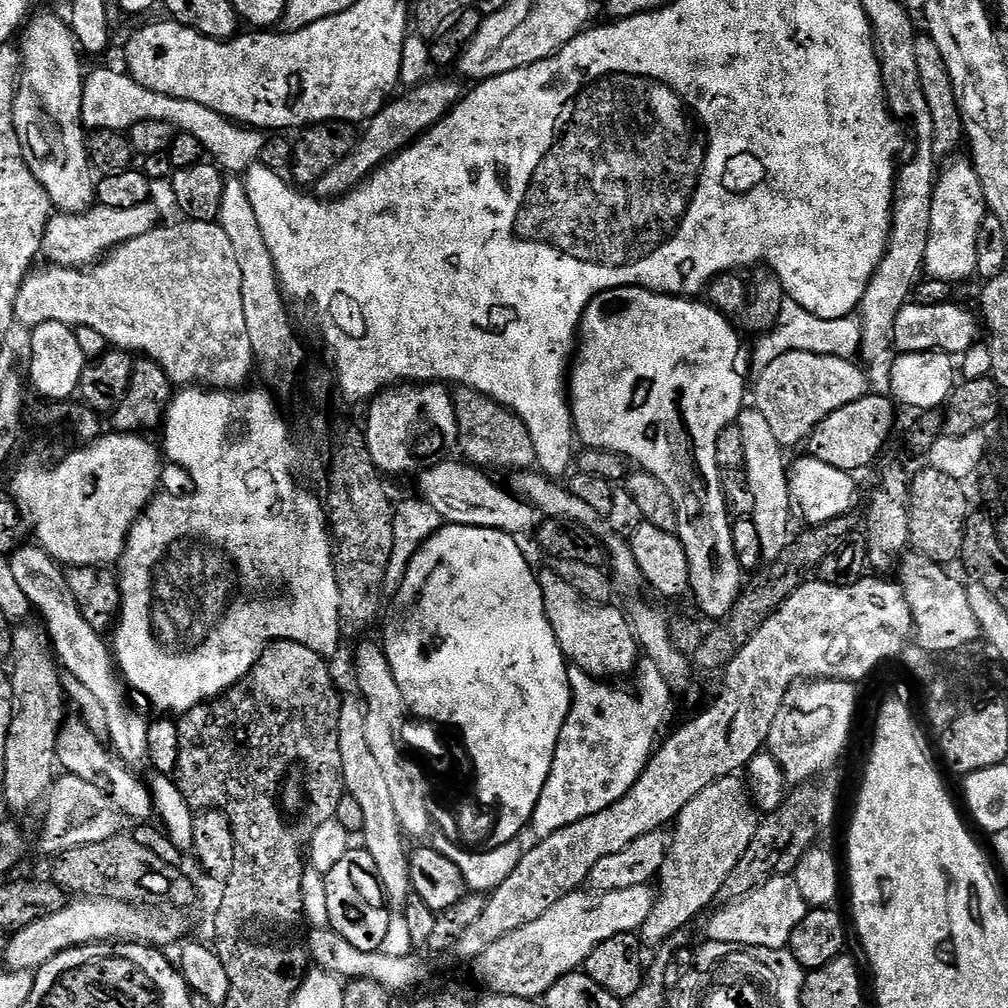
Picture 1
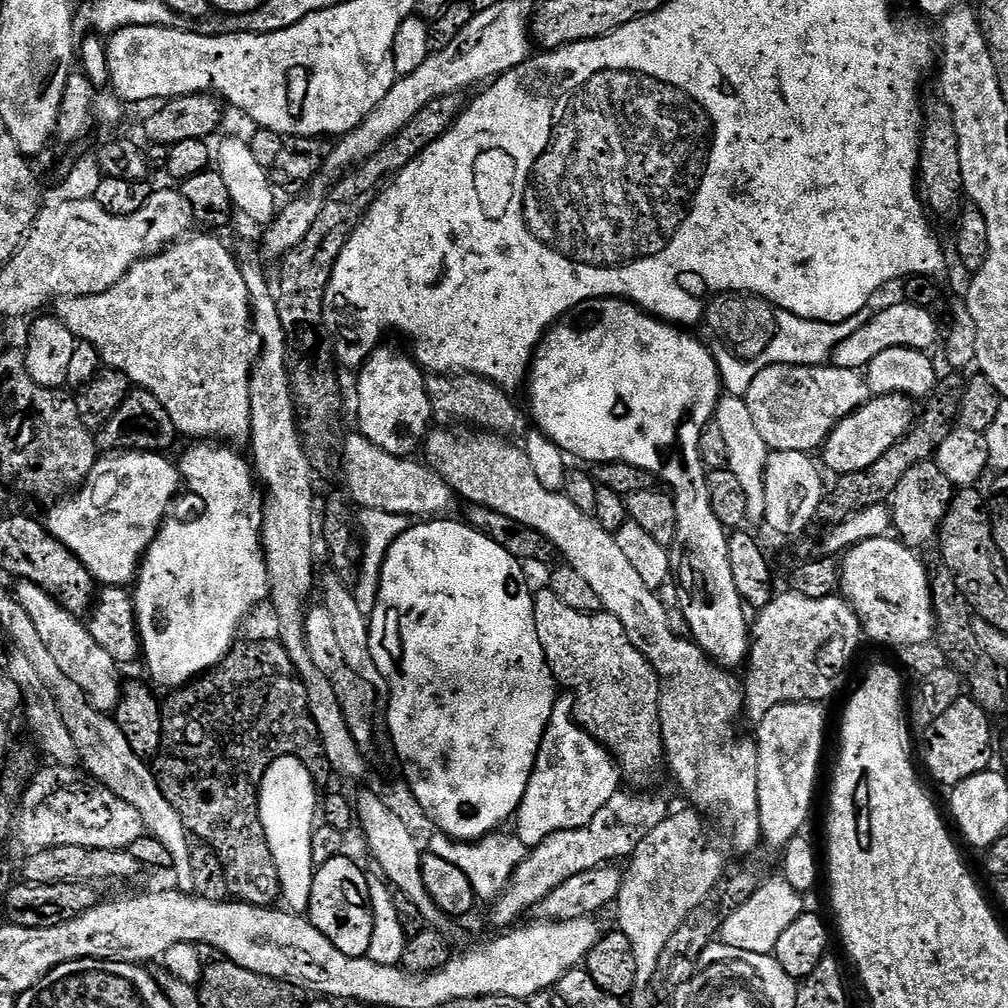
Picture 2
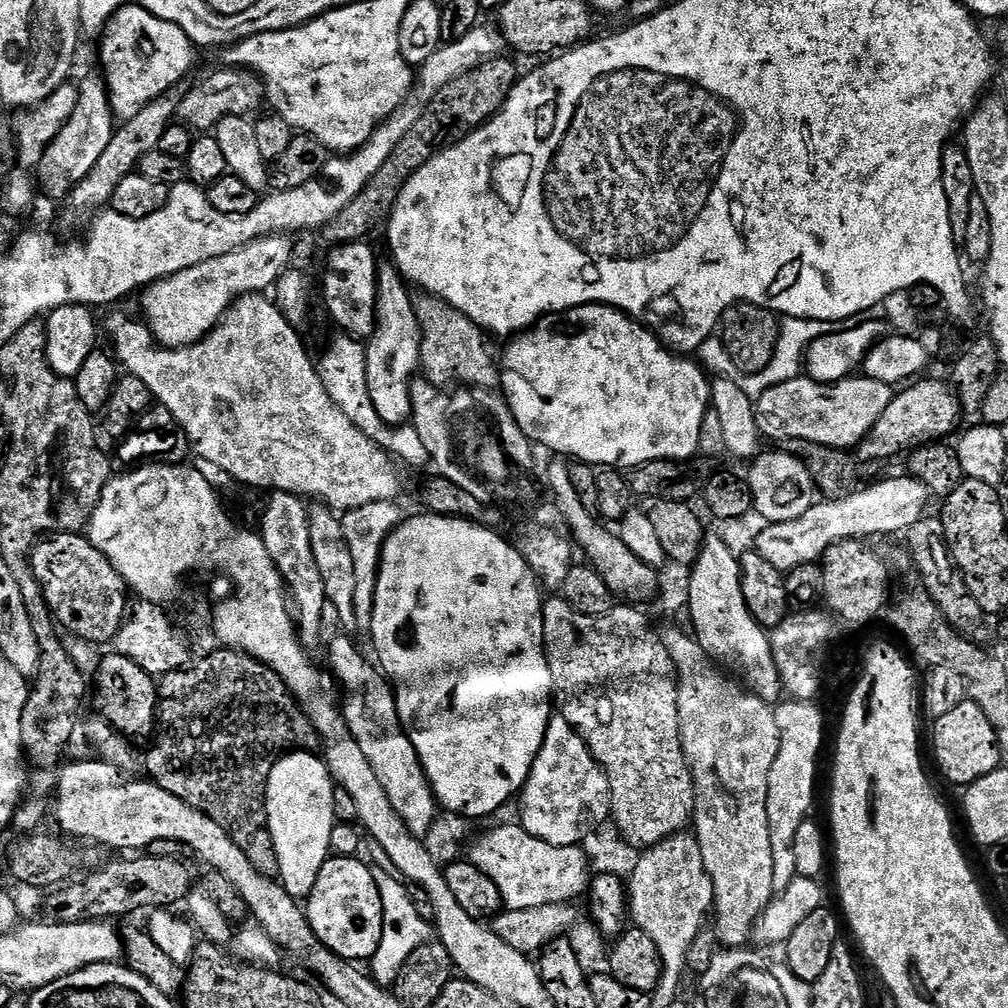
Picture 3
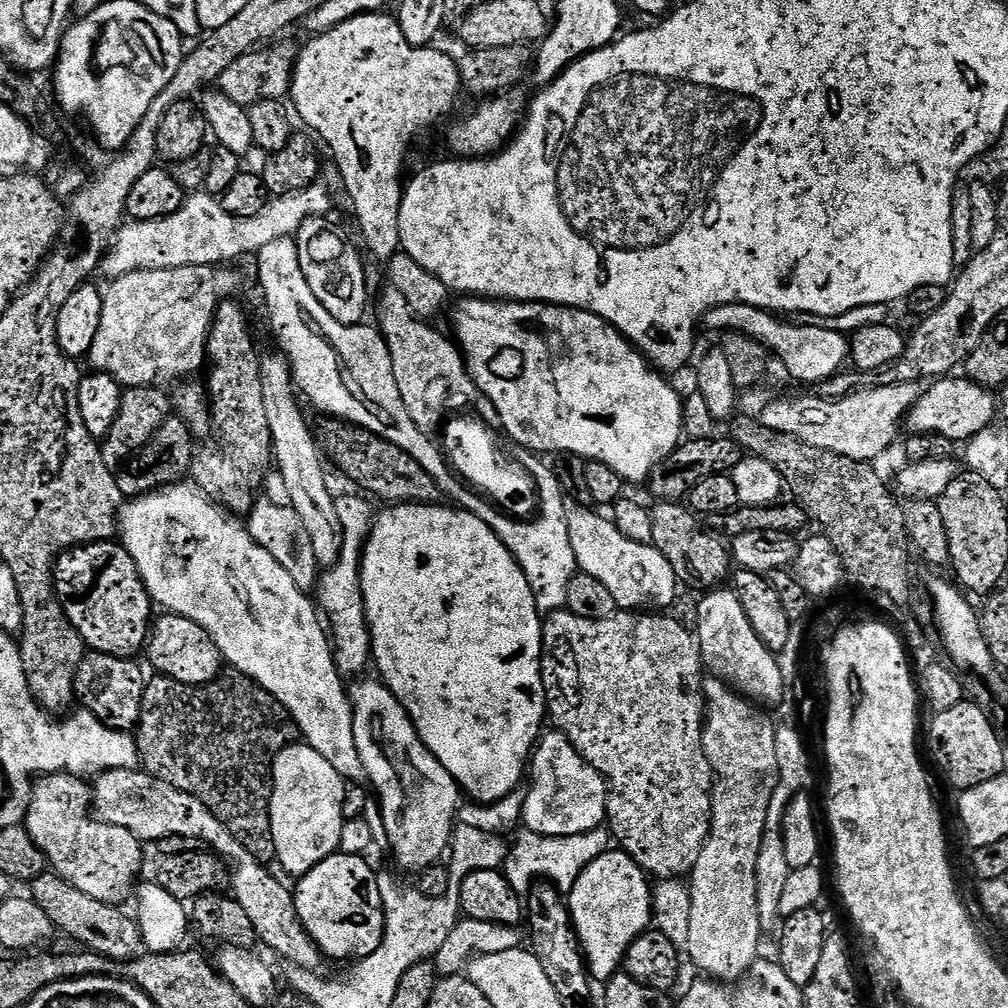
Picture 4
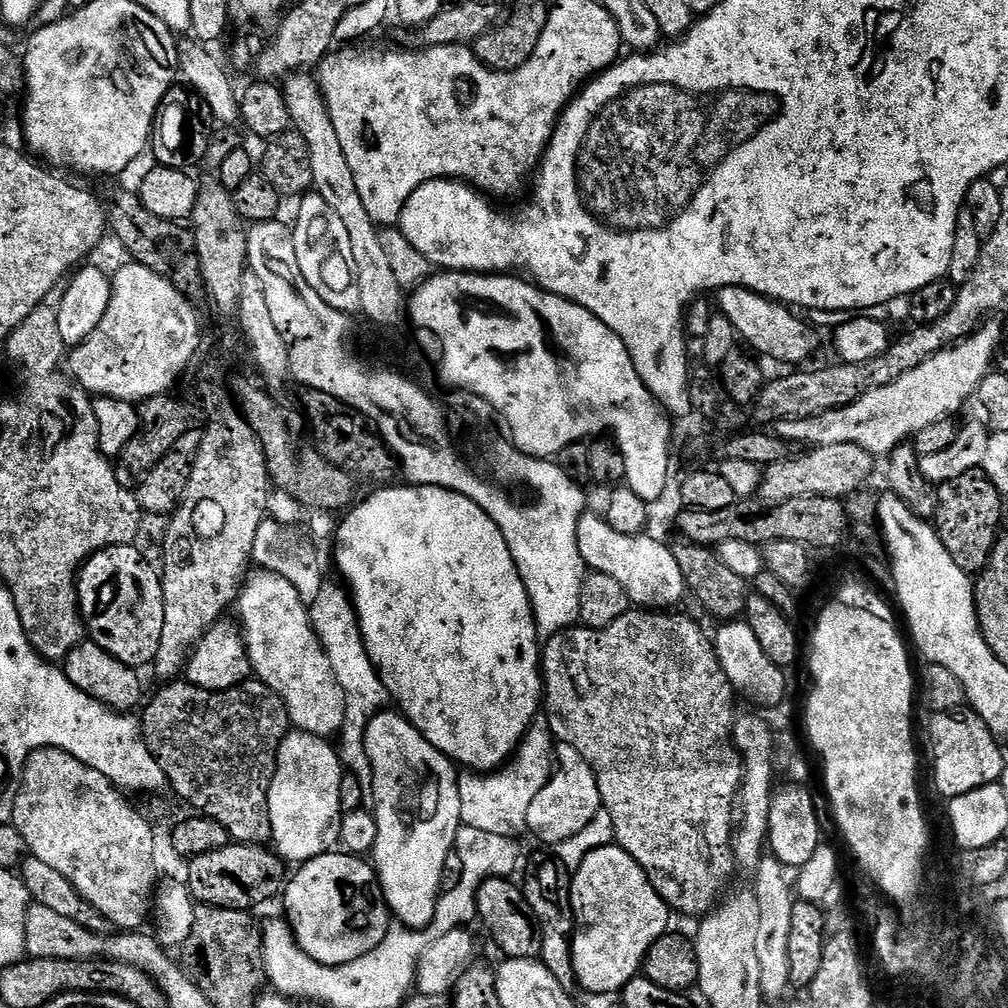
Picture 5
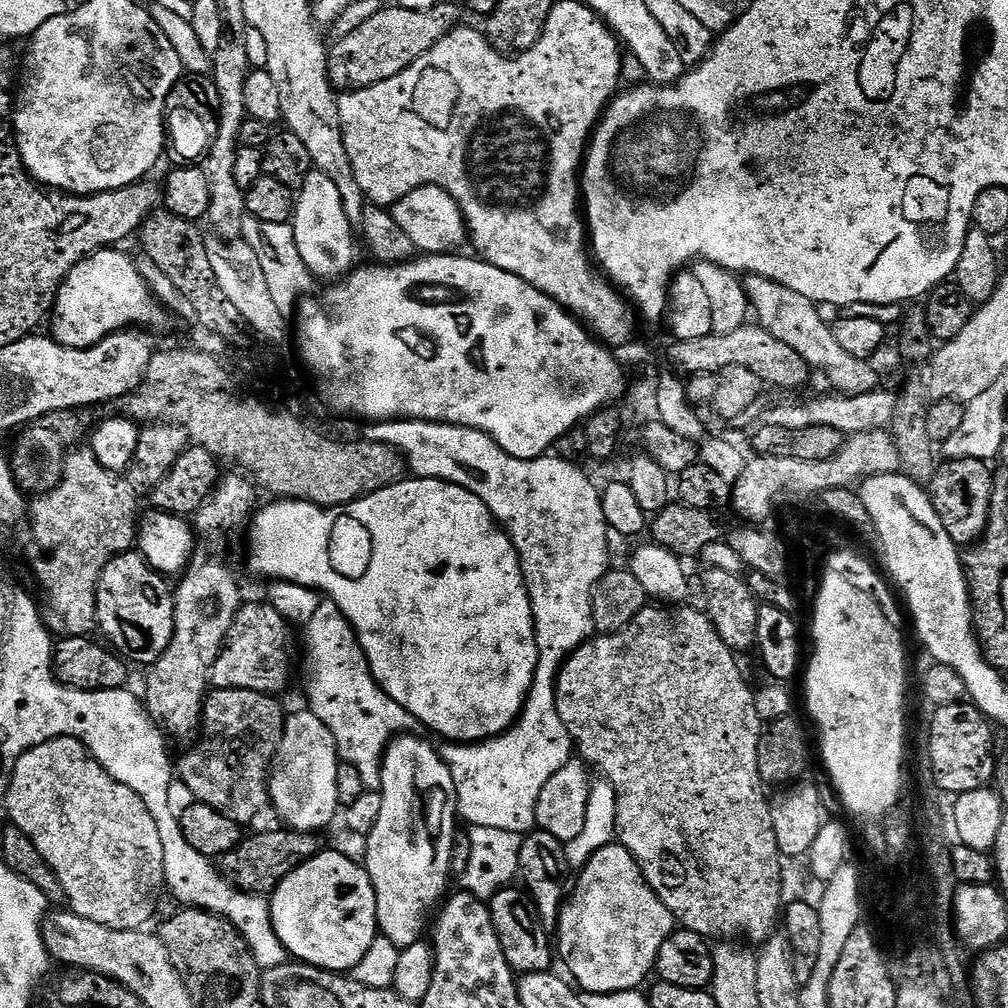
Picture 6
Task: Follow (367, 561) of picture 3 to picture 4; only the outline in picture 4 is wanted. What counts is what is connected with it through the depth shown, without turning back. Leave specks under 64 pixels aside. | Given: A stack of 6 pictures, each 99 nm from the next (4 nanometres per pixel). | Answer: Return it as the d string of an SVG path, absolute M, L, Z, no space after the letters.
M340 494L335 497L338 517L343 530L341 552L338 553L337 561L332 567L327 567L323 571L314 592L319 611L323 613L330 625L330 639L336 657L336 665L340 673L348 678L356 675L359 677L361 675L359 672L367 664L369 667L370 657L374 652L374 637L372 631L368 629L368 615L360 577L360 561L364 554L364 543L368 541L368 534L372 531L374 511L372 512L373 501L363 495L360 496L341 496Z

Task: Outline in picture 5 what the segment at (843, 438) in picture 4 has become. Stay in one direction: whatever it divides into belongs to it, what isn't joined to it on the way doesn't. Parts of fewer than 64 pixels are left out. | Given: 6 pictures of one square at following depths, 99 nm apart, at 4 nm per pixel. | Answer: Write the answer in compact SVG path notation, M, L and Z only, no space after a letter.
M985 322L960 343L952 345L950 348L944 348L922 366L910 370L910 374L902 374L898 382L890 382L890 386L882 386L870 390L858 402L854 402L845 408L823 412L820 416L811 416L801 420L779 420L774 425L774 432L779 439L785 442L797 440L800 446L819 446L821 444L853 444L862 446L867 452L871 452L873 457L887 457L896 449L899 444L905 443L909 438L915 437L916 433L924 430L932 423L938 423L939 420L947 420L954 413L965 407L968 399L978 390L980 383L990 375L994 368L994 361L1001 351L1000 346L1000 328L993 322Z

